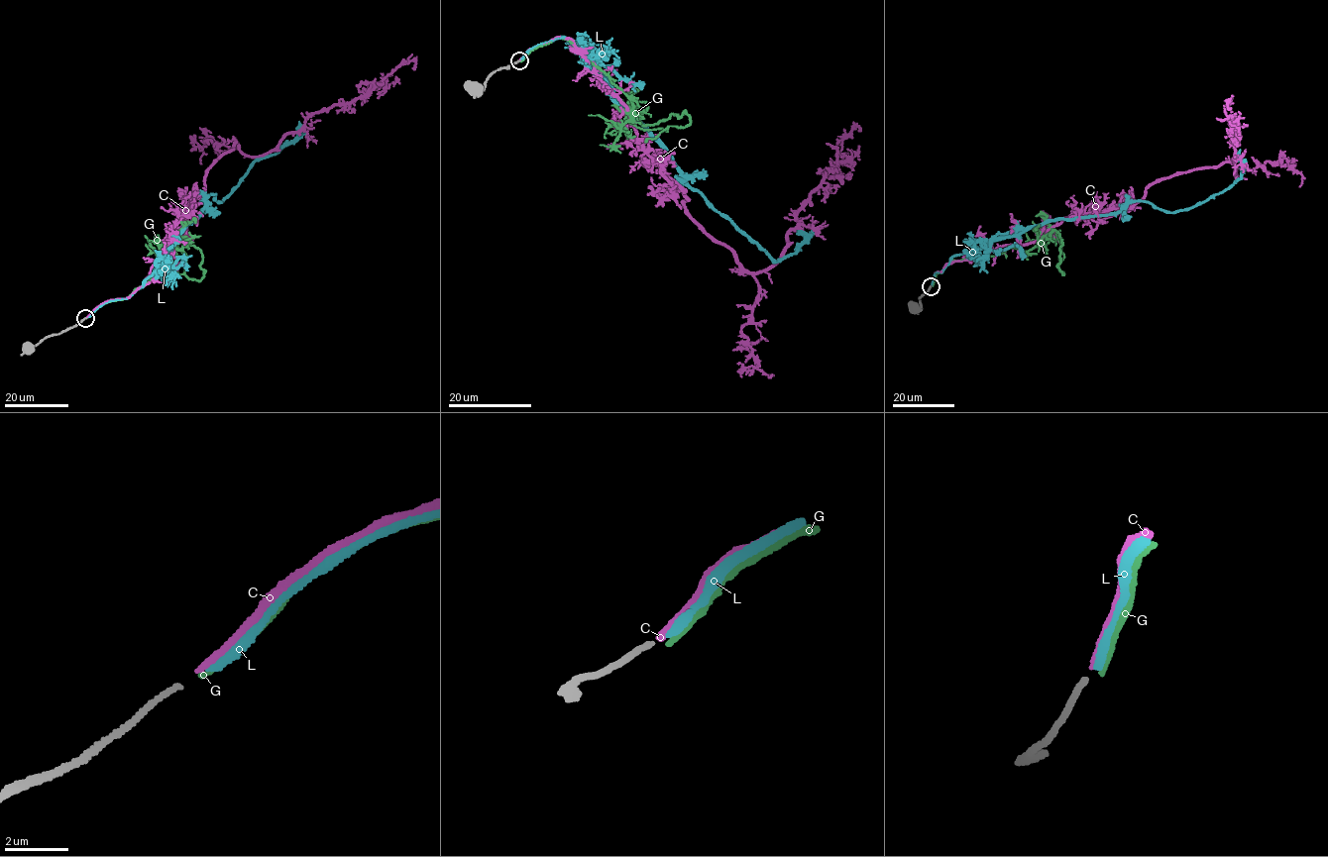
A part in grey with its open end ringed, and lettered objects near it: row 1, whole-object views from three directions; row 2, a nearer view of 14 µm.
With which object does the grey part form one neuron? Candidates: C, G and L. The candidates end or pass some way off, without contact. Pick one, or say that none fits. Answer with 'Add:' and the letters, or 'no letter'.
Add: no letter

